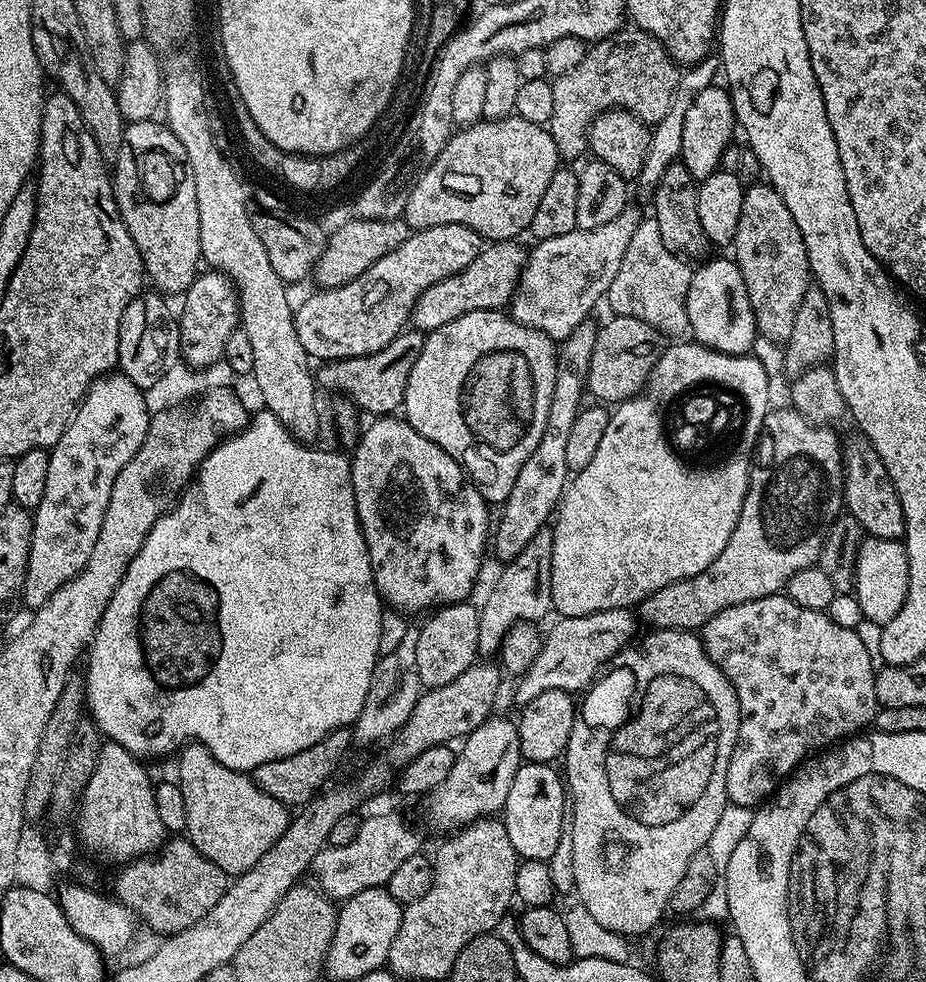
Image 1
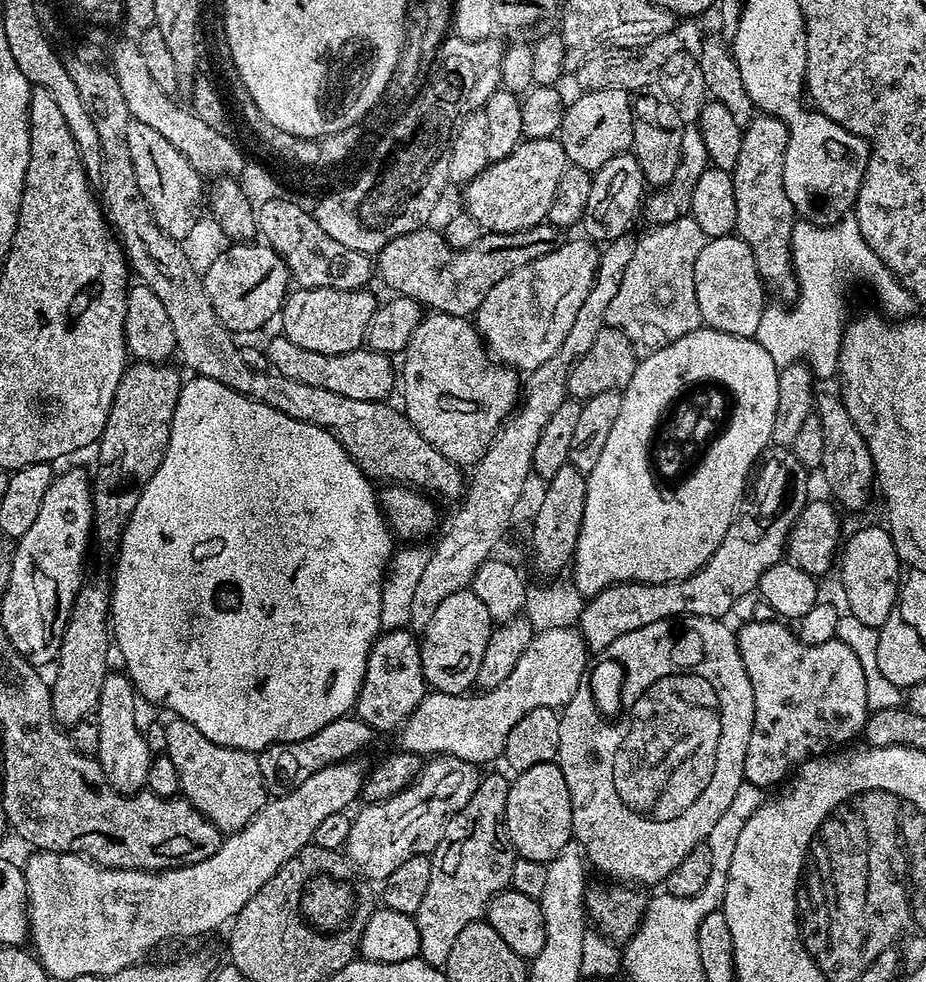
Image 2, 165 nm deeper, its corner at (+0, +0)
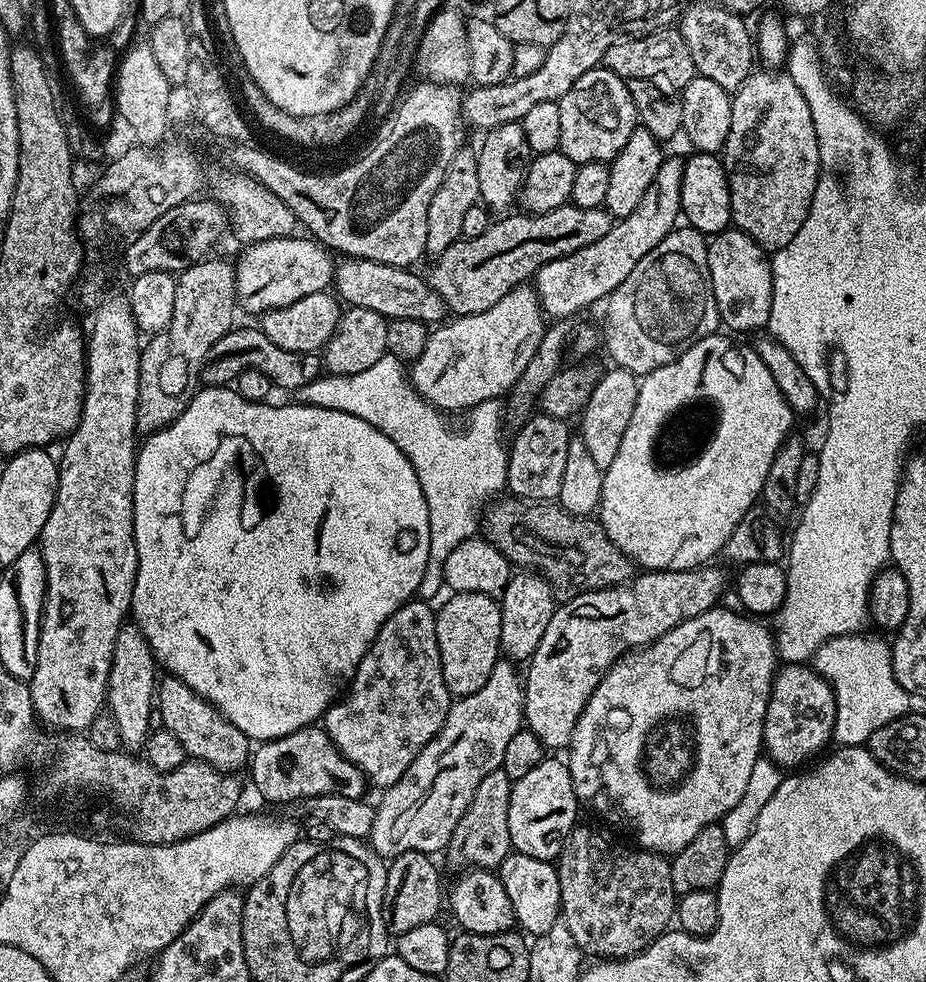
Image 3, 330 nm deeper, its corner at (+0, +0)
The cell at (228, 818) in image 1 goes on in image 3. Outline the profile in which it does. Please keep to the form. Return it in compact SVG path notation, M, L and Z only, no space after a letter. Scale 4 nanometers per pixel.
M164 674L159 677L154 704L158 709L159 723L166 730L170 730L174 738L178 738L185 755L206 762L220 772L233 774L239 773L239 768L249 763L248 736L242 734L238 726L231 724L213 704L194 694L194 690L190 690L190 686L186 686L186 682L182 682L177 676Z

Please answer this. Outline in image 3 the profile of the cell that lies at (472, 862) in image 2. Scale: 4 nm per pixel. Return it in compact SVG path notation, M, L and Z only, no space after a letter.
M501 767L495 768L493 772L486 774L486 778L482 778L482 782L478 782L478 790L474 790L474 798L466 814L462 814L446 849L448 860L456 870L470 868L496 870L508 853L513 851L508 829L508 811L513 783Z

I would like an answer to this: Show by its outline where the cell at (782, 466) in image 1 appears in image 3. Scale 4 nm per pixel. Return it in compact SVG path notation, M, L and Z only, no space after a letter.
M701 566L685 572L644 570L633 575L627 584L565 599L550 618L538 650L534 650L526 664L528 676L526 672L522 683L523 723L527 731L534 733L545 749L567 749L588 699L621 656L647 648L662 634L674 630L674 626L698 618L698 614L721 603L724 572L712 567L716 566Z

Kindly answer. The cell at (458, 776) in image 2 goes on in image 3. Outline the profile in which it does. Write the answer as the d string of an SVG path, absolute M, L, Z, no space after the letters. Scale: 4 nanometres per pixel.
M507 658L496 661L494 670L482 686L469 696L453 699L448 707L446 722L433 740L410 762L406 774L398 778L388 788L383 789L380 804L375 805L376 813L372 823L370 846L379 856L391 858L404 852L426 852L436 854L436 851L447 849L450 838L470 802L474 798L474 790L478 790L478 782L486 778L495 768L501 767L503 754L510 738L522 731L524 718L524 686L521 673L516 673L517 665Z

